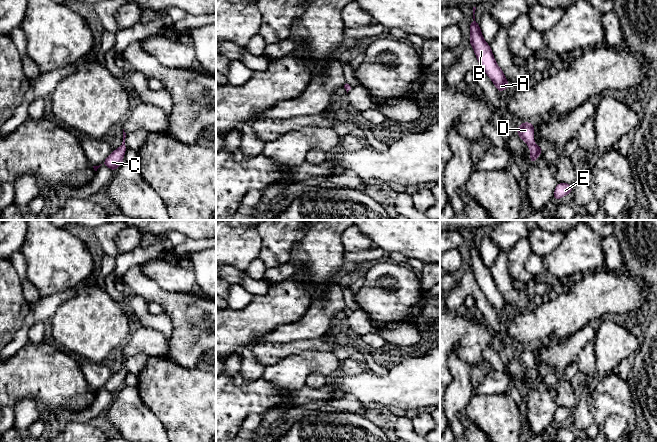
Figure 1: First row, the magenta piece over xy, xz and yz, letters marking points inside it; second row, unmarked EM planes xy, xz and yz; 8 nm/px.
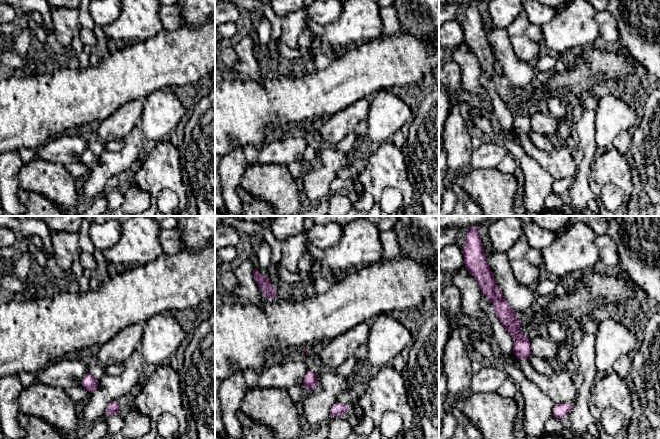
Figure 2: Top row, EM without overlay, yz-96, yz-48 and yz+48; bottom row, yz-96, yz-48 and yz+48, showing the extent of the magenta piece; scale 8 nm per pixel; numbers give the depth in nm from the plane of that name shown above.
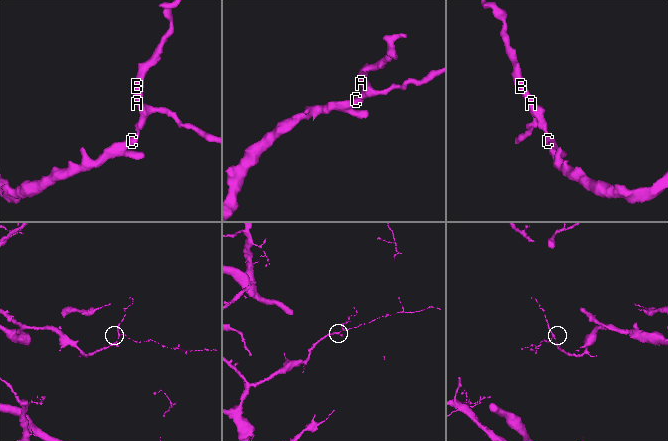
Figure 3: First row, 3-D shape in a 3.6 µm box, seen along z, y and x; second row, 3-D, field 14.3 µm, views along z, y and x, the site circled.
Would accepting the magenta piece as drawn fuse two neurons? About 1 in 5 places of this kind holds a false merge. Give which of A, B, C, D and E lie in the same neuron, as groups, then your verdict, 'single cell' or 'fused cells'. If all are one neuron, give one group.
A B C D E; single cell

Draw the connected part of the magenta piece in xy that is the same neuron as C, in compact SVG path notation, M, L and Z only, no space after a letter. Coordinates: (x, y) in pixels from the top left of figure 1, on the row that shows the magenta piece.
M123 129L122 145L118 149L114 150L102 163L111 170L115 171L121 164L123 164L123 157L127 149L127 146L125 145L125 138L126 138L126 133L124 132Z

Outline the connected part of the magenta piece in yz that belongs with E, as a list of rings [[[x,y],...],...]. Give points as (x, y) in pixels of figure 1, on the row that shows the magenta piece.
[[[558,183],[554,190],[554,200],[558,200],[572,192],[572,185],[567,183]]]

